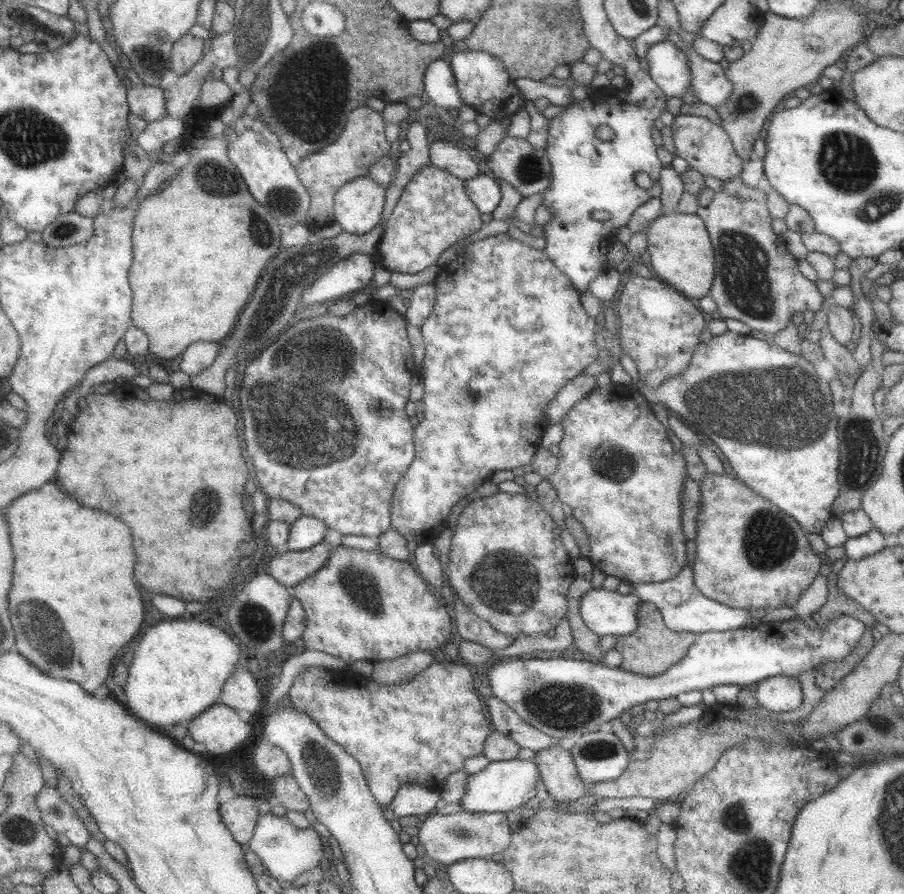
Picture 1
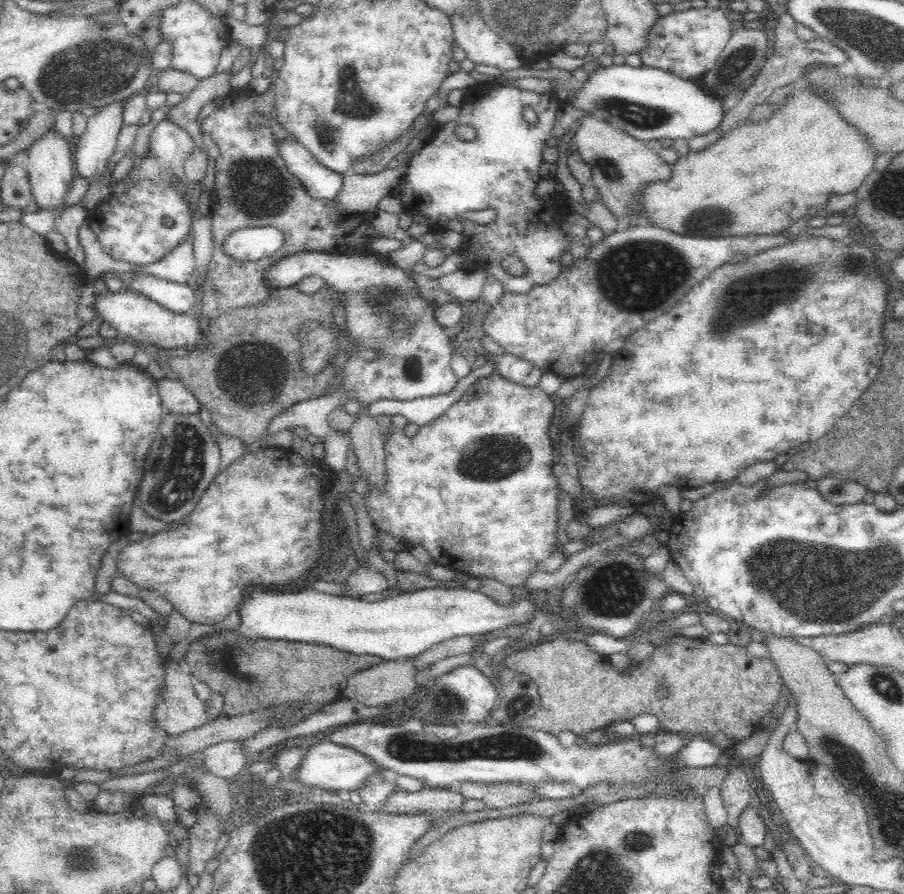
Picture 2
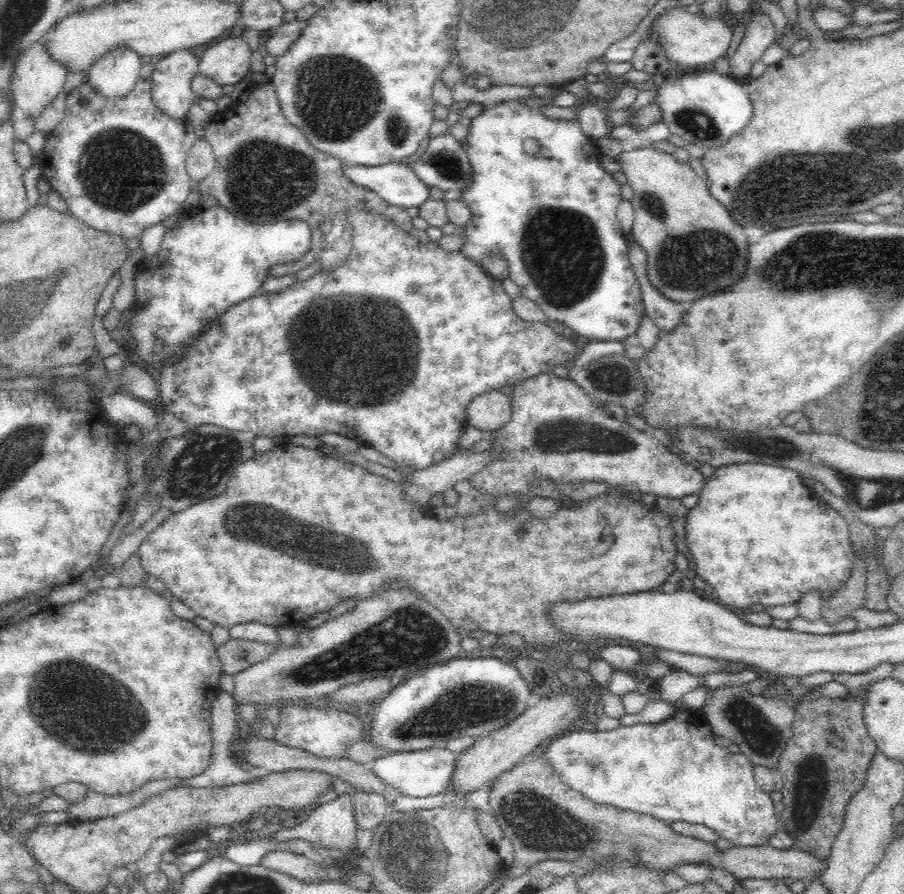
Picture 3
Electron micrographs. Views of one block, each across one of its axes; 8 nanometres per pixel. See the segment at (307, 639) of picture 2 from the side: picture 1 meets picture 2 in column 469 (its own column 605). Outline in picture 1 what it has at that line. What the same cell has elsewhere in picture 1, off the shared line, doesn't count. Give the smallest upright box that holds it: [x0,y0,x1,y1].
[582,589,642,636]

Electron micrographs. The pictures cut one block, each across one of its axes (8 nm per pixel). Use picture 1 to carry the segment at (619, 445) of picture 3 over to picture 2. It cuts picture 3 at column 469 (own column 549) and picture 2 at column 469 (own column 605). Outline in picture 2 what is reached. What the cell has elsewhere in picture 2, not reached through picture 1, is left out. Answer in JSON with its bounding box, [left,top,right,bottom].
[363,373,560,590]

